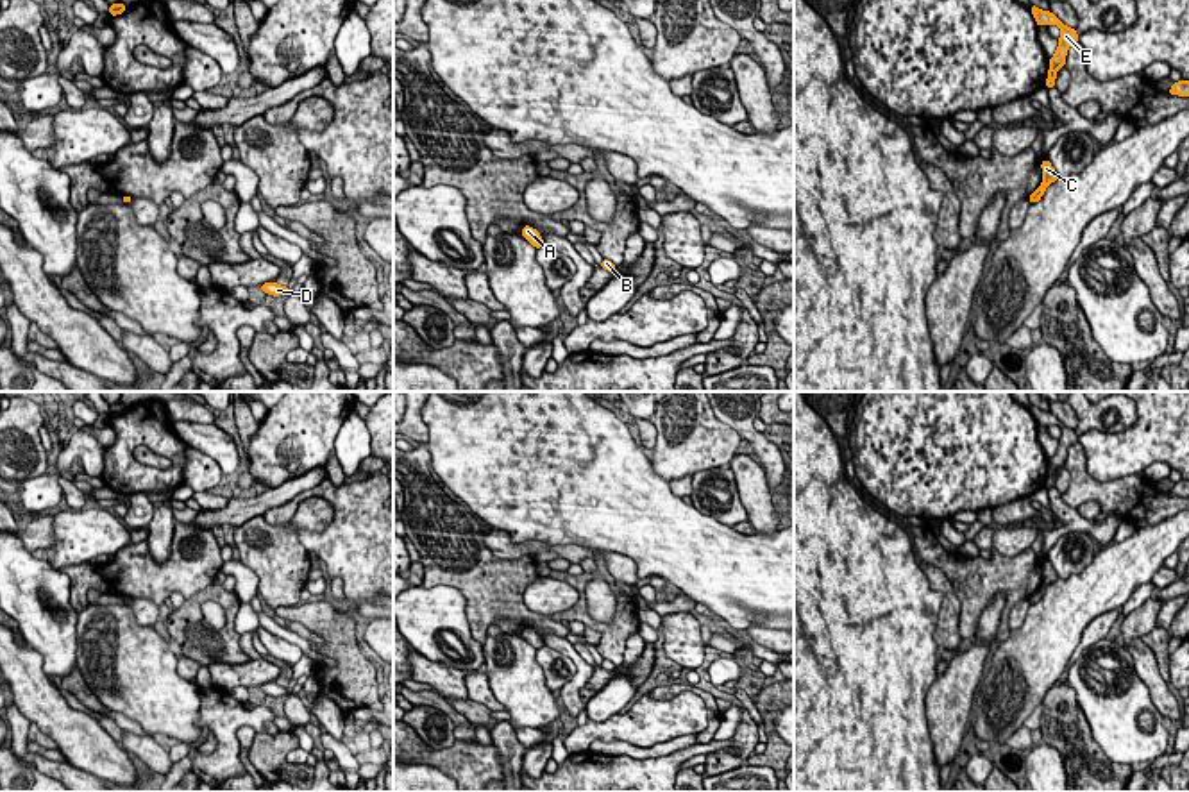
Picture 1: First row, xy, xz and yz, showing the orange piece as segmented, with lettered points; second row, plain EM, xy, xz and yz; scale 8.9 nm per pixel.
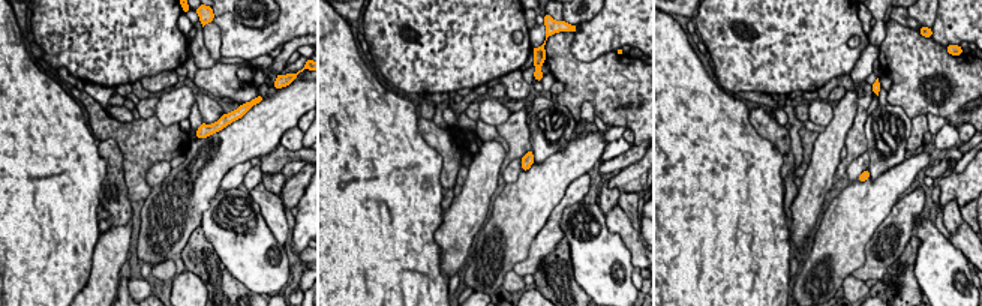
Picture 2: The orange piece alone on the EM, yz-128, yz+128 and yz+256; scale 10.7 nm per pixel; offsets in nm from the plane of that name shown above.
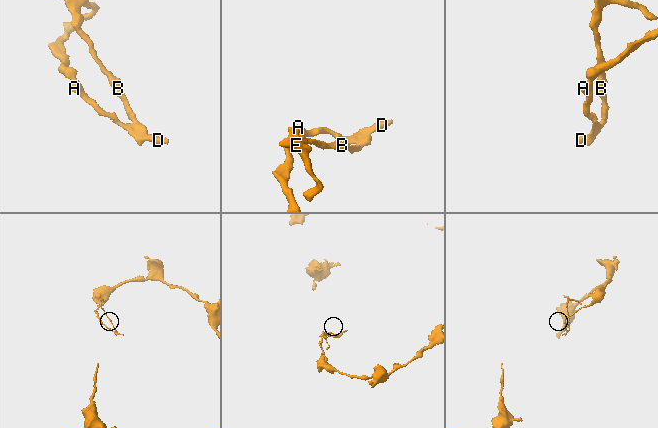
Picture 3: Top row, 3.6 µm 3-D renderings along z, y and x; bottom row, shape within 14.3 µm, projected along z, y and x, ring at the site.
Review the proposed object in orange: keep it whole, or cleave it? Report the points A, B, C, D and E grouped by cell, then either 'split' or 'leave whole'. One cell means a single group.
A B C D E; leave whole

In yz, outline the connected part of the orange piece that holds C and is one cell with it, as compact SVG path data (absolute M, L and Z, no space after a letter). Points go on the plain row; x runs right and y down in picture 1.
M1044 560L1041 563L1042 569L1042 583L1041 586L1028 597L1030 604L1035 604L1041 601L1041 597L1044 595L1046 588L1055 583L1058 579L1055 569L1051 567L1051 563L1048 560Z

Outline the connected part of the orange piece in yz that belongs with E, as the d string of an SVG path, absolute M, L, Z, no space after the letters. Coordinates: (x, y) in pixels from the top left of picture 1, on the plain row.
M1030 406L1030 411L1039 427L1042 427L1042 425L1046 425L1046 427L1058 425L1060 427L1058 447L1055 451L1055 456L1048 461L1050 470L1048 470L1048 479L1044 484L1044 488L1055 488L1057 470L1064 468L1067 449L1073 443L1078 443L1078 434L1075 429L1064 425L1051 411L1042 411L1037 406Z

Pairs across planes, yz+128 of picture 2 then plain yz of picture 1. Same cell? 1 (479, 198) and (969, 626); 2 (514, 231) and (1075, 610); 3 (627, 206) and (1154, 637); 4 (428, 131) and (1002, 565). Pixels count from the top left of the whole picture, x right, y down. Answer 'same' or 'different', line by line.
1: different
2: same
3: same
4: different

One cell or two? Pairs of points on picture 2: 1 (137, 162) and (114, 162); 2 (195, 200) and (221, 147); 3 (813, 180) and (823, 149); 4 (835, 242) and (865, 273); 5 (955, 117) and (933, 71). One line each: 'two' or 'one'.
1: two
2: one
3: one
4: two
5: one

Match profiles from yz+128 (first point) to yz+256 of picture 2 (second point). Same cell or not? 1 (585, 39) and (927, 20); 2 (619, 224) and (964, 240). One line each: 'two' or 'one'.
1: two
2: one

